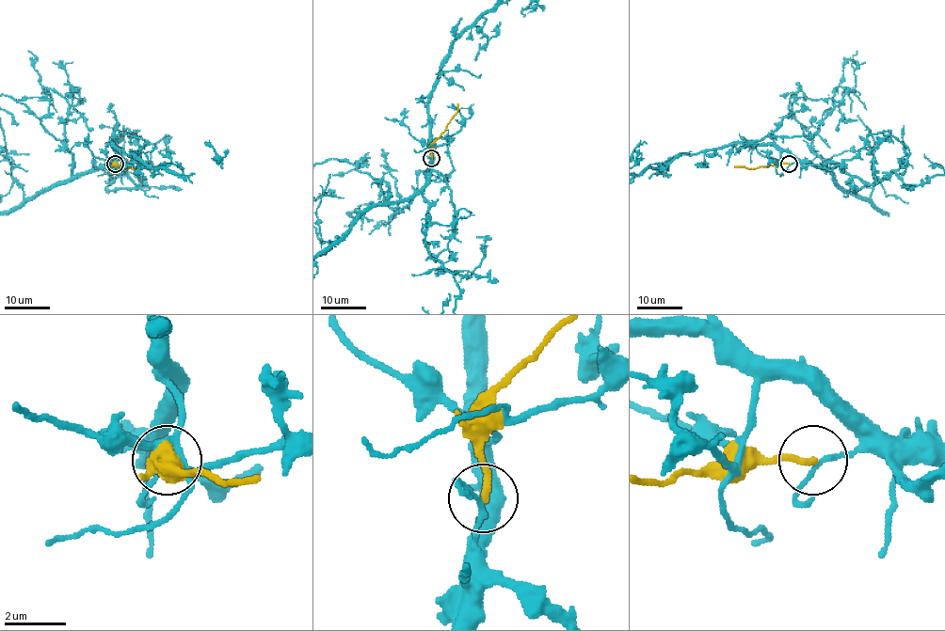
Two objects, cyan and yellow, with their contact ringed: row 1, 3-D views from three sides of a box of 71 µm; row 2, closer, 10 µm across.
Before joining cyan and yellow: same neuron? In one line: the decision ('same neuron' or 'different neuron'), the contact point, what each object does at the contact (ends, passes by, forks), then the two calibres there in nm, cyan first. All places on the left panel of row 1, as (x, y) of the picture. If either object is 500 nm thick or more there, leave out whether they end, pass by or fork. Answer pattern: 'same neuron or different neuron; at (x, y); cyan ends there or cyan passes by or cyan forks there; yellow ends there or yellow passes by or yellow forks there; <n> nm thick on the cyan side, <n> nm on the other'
different neuron; at (115, 164); cyan passes by; yellow ends there; 140 nm thick on the cyan side, 200 nm on the other

